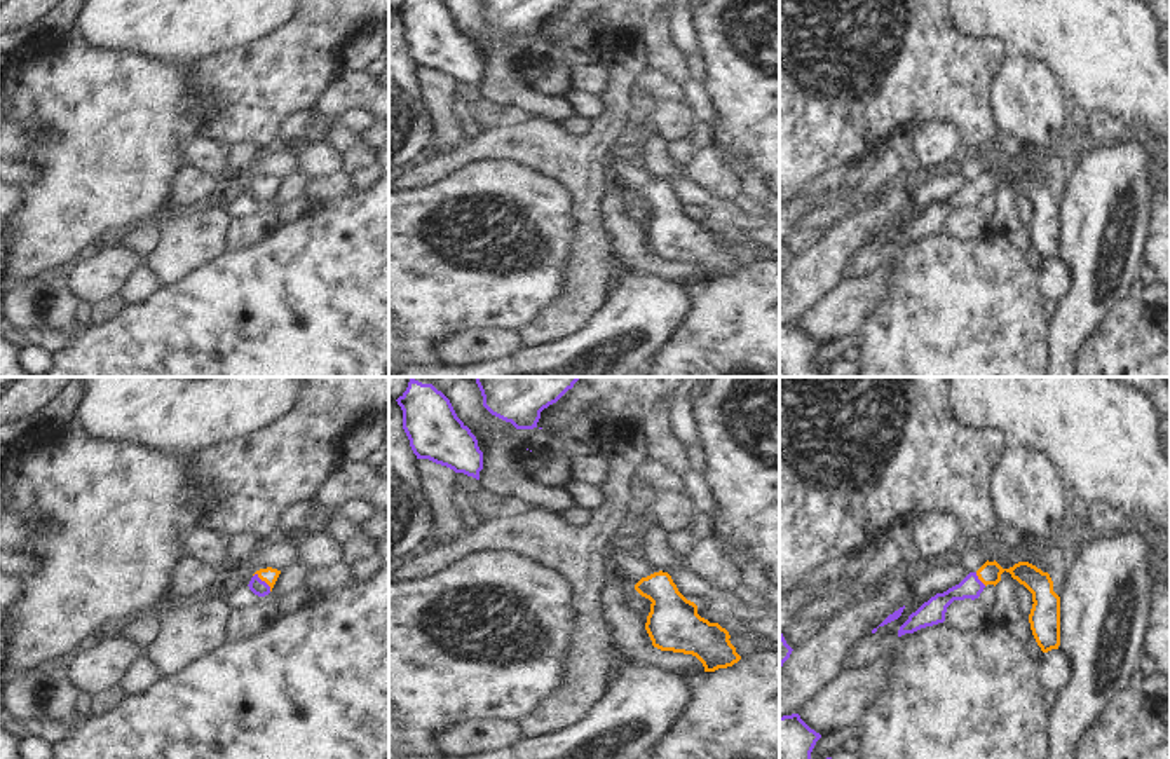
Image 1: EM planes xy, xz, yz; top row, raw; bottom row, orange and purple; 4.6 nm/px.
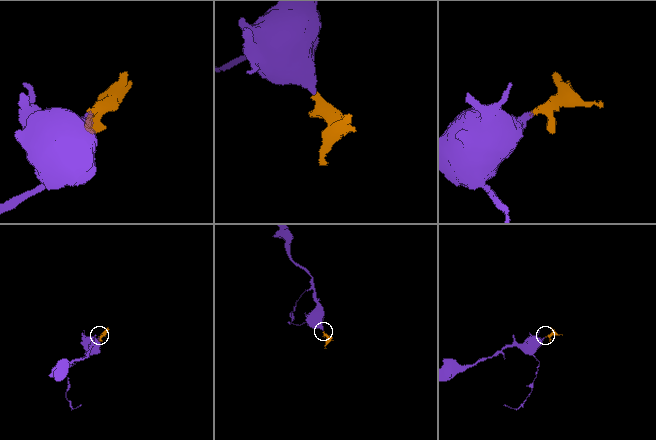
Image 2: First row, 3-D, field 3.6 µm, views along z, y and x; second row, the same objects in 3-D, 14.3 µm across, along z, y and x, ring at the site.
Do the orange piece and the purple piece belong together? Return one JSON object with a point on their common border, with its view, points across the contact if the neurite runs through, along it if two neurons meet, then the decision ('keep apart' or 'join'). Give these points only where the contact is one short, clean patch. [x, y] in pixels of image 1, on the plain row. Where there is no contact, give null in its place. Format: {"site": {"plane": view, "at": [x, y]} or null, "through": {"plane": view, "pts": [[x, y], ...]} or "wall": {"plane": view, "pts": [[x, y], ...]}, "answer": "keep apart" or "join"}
{"site": {"plane": "xy", "at": [264, 189]}, "through": {"plane": "xy", "pts": [[269, 184], [264, 189], [258, 196]]}, "answer": "join"}

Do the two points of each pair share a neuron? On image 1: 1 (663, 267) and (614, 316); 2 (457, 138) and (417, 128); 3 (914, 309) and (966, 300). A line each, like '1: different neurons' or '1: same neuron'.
1: different neurons
2: different neurons
3: same neuron

